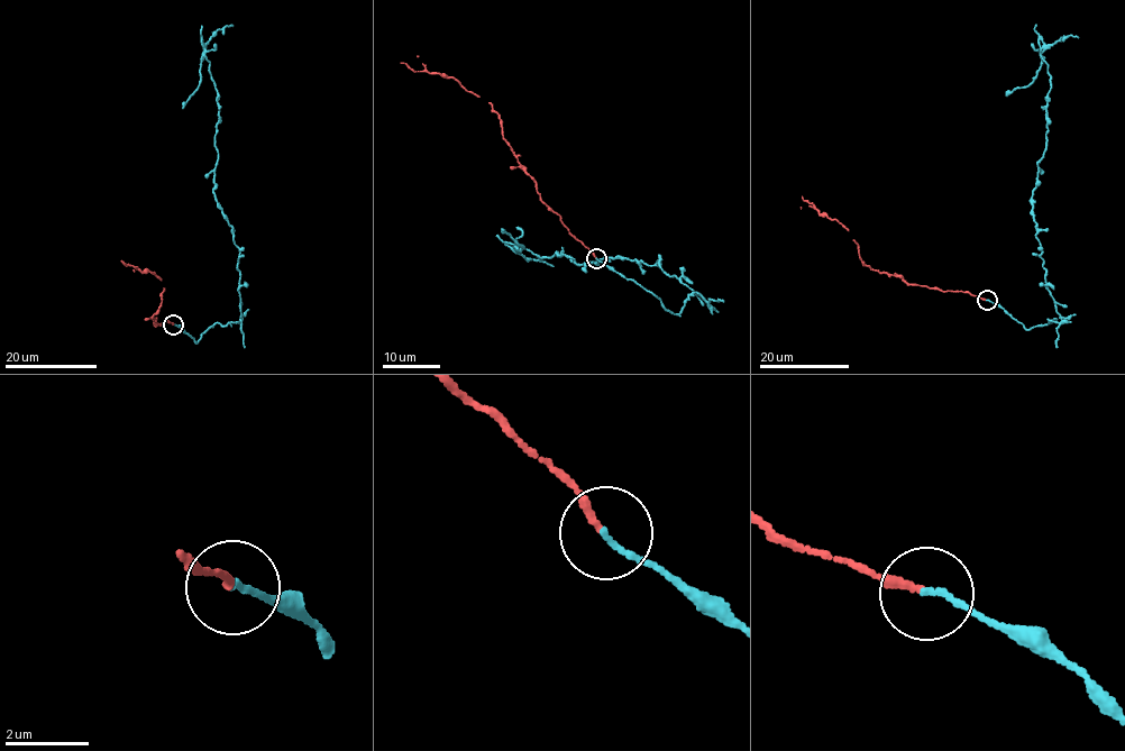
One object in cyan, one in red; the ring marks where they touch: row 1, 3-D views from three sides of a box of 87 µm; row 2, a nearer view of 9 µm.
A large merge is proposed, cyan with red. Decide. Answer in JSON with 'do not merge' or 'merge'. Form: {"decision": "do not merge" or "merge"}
{"decision": "do not merge"}

